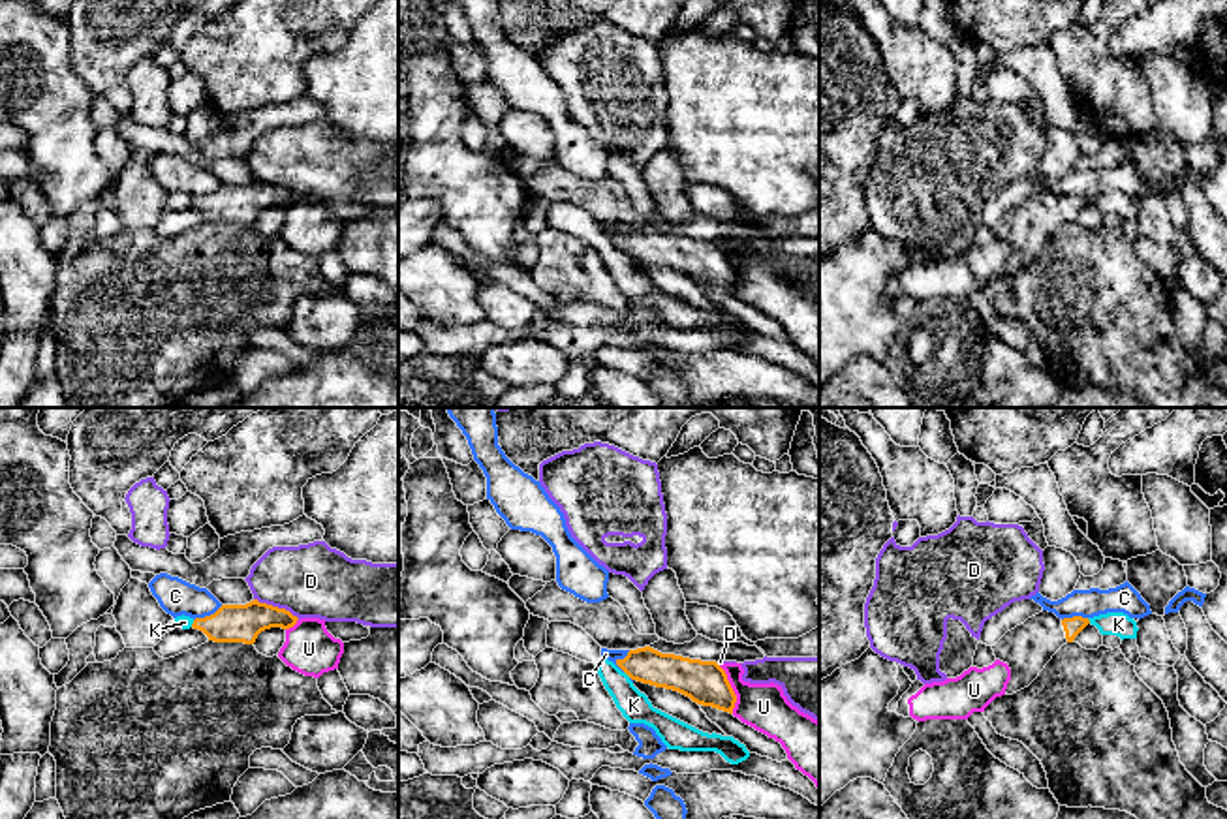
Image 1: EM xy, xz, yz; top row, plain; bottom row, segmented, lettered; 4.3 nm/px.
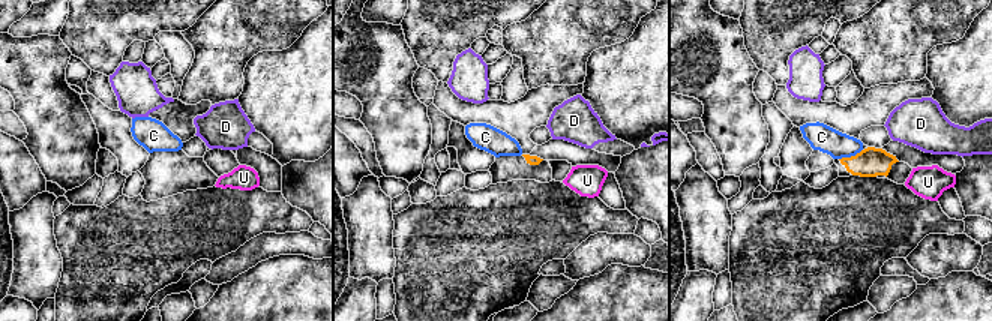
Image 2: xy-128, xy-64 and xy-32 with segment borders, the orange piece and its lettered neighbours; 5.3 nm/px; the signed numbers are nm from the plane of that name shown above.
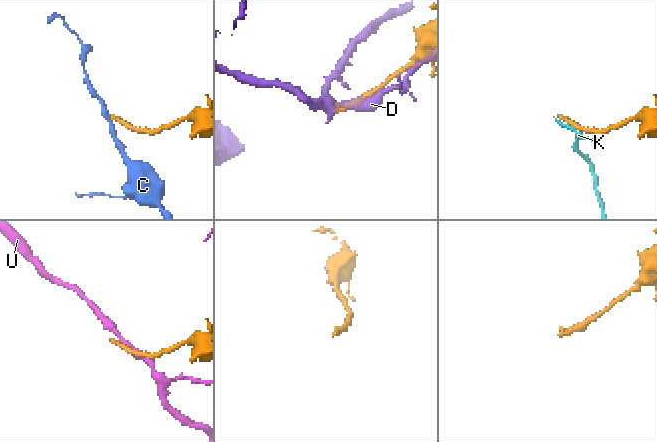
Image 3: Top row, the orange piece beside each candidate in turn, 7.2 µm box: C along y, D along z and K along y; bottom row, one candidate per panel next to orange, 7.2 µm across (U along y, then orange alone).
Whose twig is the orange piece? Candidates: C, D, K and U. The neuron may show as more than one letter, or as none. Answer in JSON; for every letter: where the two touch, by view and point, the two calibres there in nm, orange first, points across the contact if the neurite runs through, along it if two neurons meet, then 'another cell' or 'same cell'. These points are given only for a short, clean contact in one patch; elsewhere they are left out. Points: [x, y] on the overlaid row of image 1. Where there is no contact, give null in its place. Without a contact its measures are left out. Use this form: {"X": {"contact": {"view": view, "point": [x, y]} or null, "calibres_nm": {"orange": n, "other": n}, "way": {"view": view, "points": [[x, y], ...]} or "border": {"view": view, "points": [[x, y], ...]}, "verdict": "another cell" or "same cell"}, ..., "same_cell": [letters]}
{"C": {"contact": {"view": "xy", "point": [207, 617]}, "calibres_nm": {"orange": 160, "other": 160}, "border": {"view": "xy", "points": [[222, 605], [194, 620]]}, "verdict": "another cell"}, "D": {"contact": {"view": "xy", "point": [277, 607]}, "calibres_nm": {"orange": 160, "other": 320}, "verdict": "another cell"}, "K": {"contact": {"view": "xz", "point": [628, 675]}, "calibres_nm": {"orange": 150, "other": 130}, "border": {"view": "xz", "points": [[624, 671], [630, 677]]}, "verdict": "another cell"}, "U": {"contact": {"view": "xz", "point": [731, 690]}, "calibres_nm": {"orange": 190, "other": 200}, "verdict": "another cell"}, "same_cell": []}

